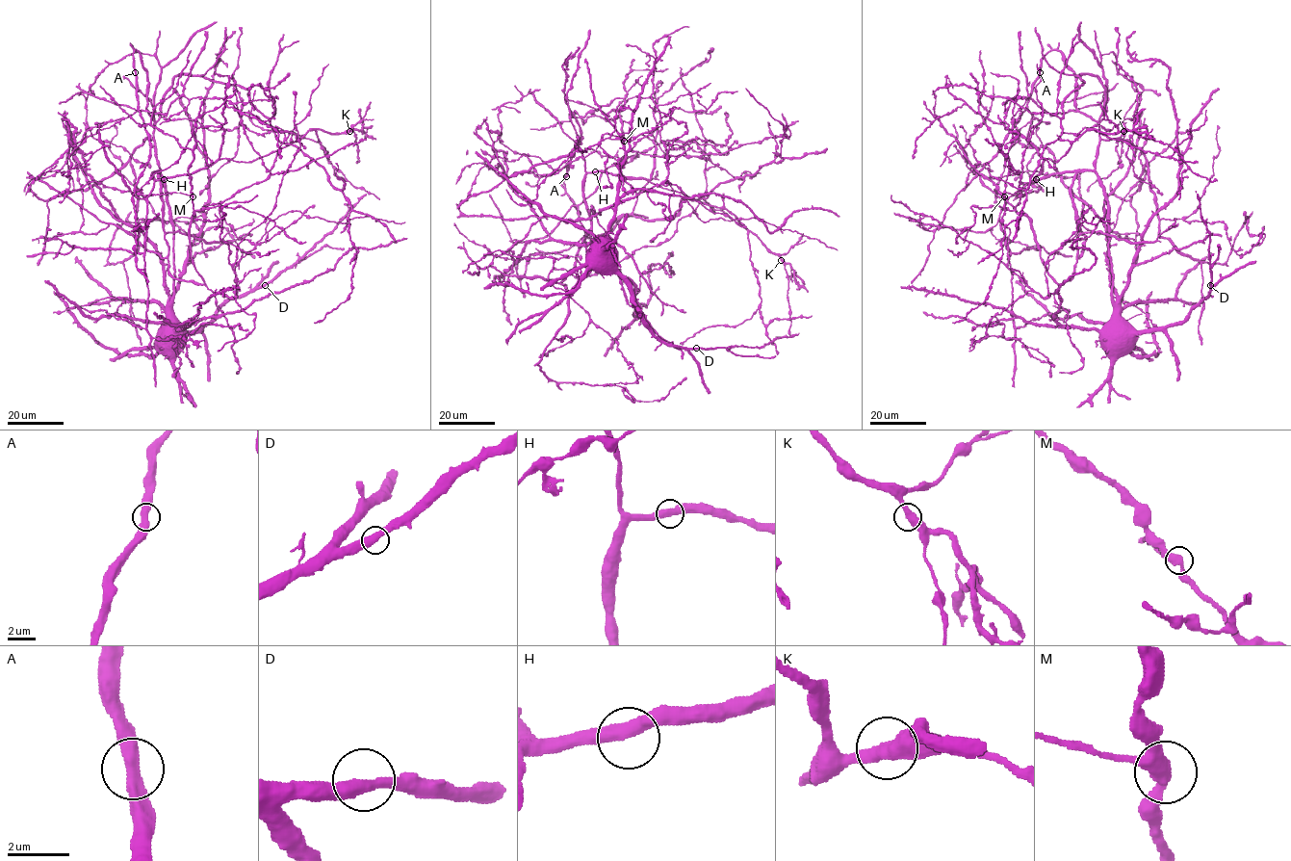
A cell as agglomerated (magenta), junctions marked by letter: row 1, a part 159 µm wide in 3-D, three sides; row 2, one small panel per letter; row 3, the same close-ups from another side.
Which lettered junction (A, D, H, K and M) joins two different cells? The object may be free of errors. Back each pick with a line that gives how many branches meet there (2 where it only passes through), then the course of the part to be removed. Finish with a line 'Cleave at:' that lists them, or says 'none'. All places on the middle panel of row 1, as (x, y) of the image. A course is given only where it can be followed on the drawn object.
Cleave at: none

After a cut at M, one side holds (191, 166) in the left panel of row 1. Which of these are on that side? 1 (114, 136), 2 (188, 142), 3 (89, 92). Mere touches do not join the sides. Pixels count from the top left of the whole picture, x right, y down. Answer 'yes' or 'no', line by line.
1: no
2: no
3: no

